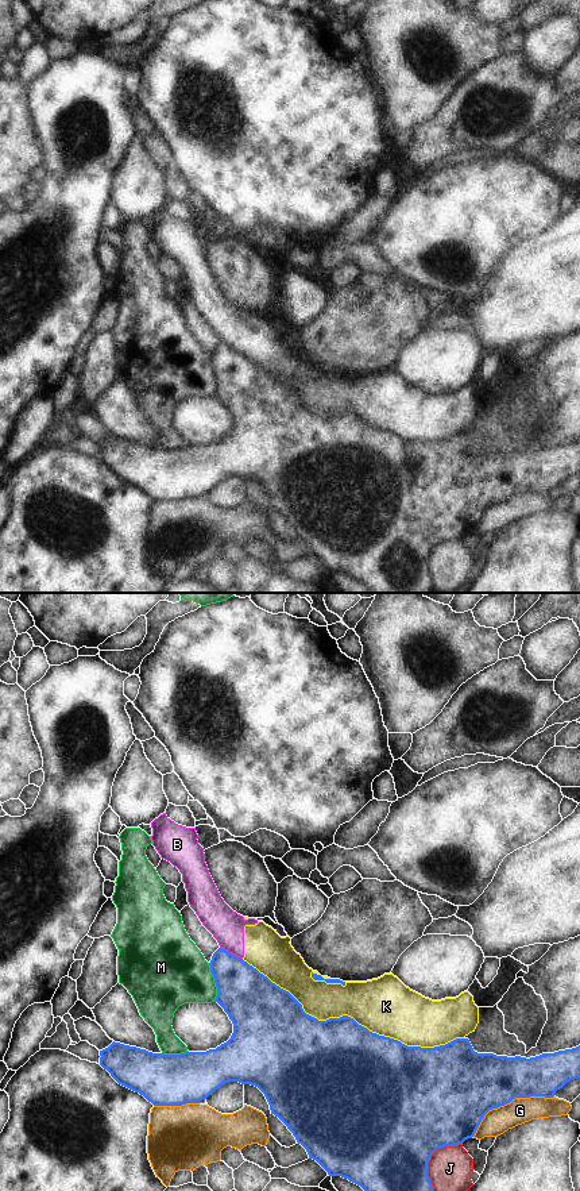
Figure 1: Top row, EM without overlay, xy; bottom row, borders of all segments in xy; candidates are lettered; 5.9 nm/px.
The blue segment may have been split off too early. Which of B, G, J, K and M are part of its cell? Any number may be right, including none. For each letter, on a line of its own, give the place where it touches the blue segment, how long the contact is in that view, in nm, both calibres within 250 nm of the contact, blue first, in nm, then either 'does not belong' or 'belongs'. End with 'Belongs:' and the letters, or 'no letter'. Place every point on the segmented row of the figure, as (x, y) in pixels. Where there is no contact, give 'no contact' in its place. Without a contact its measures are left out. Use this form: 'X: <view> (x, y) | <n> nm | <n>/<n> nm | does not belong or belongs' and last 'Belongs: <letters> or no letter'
B: xy (231, 954) | 150 nm | 300/200 nm | does not belong
G: xy (509, 1102) | 550 nm | 380/160 nm | does not belong
J: xy (429, 1157) | 340 nm | 500/260 nm | does not belong
K: xy (350, 1017) | 1400 nm | 460/340 nm | does not belong
M: xy (215, 982) | 240 nm | 320/400 nm | does not belong
Belongs: no letter

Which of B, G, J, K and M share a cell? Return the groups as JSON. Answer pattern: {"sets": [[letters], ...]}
{"sets": [["B", "K"], ["G"], ["J"], ["M"]]}

